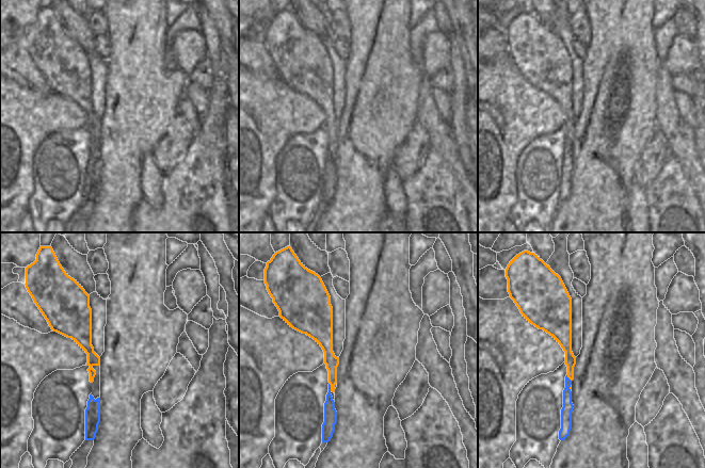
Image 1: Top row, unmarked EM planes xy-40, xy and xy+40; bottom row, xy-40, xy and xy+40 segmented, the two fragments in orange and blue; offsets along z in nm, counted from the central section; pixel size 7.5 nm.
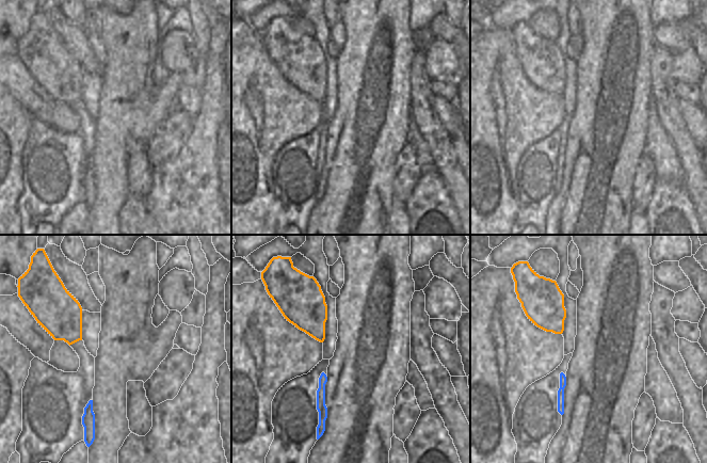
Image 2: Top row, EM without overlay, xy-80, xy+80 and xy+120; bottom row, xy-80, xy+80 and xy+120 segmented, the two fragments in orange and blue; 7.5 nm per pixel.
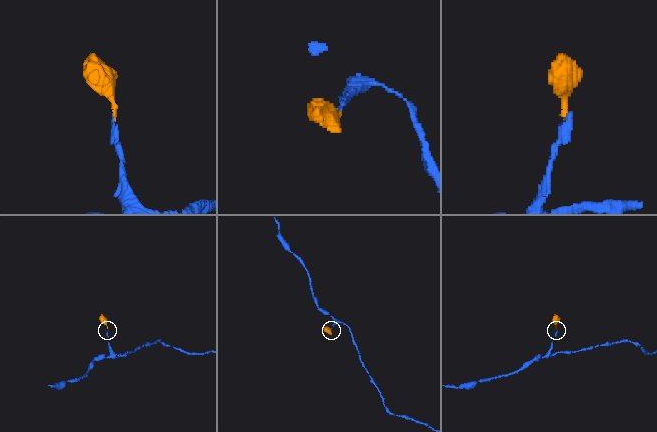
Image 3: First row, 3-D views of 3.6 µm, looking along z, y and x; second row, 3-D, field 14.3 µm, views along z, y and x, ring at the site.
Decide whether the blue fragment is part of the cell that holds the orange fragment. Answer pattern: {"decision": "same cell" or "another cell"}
{"decision": "same cell"}

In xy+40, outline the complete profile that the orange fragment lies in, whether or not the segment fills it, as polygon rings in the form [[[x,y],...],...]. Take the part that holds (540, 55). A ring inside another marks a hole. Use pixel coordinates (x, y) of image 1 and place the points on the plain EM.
[[[524,12],[516,16],[506,30],[508,41],[508,53],[518,68],[523,78],[539,91],[549,95],[565,113],[565,149],[563,151],[563,168],[561,171],[561,190],[559,200],[564,201],[572,190],[572,142],[574,141],[574,128],[576,118],[572,113],[572,60],[561,41],[549,27],[538,16]]]

